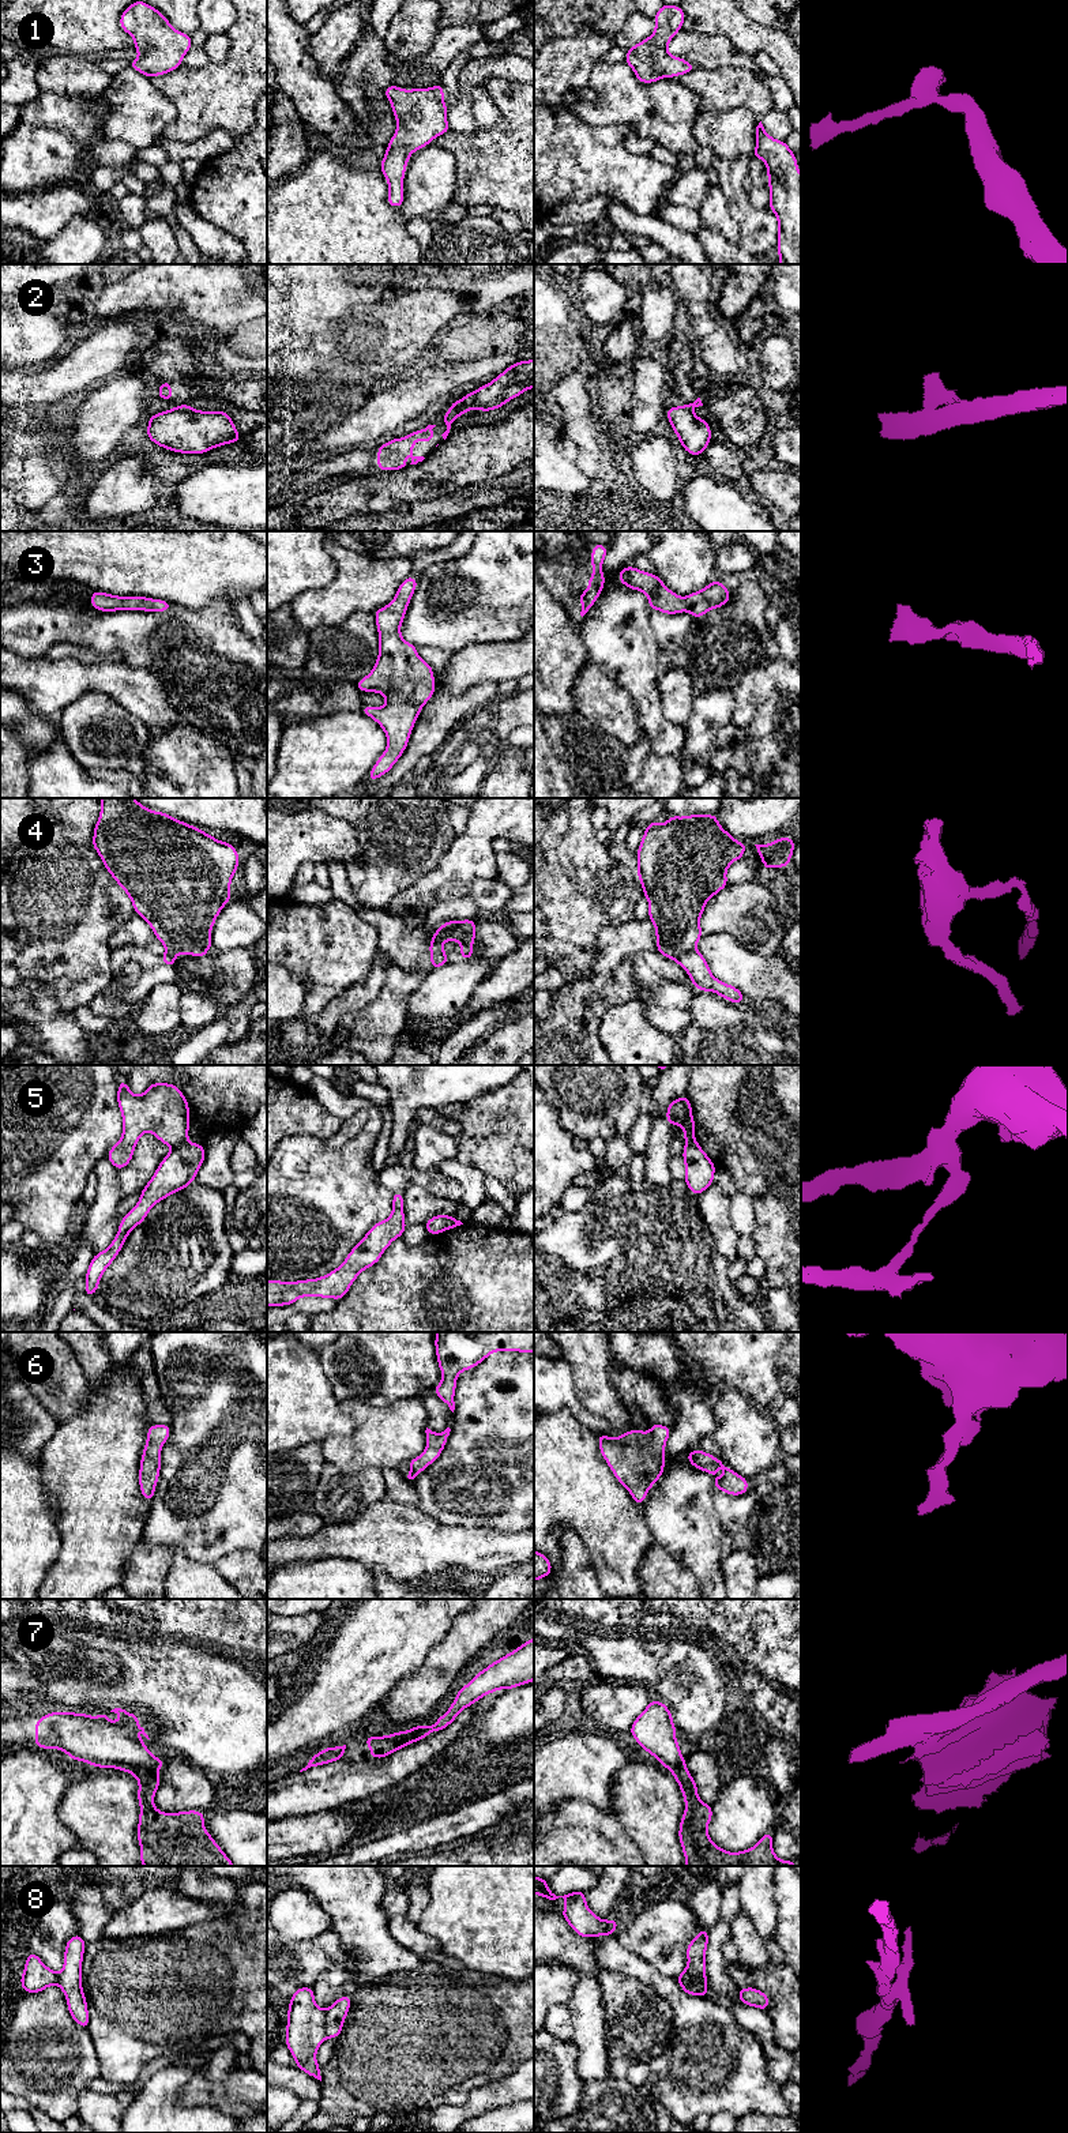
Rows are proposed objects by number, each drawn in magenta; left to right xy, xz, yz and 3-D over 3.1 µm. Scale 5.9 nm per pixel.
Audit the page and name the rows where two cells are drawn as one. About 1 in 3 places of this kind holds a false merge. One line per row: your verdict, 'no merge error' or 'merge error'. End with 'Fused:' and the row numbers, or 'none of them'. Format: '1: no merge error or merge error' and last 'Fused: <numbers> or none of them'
1: no merge error
2: merge error
3: no merge error
4: merge error
5: merge error
6: no merge error
7: merge error
8: merge error
Fused: 2, 4, 5, 7, 8

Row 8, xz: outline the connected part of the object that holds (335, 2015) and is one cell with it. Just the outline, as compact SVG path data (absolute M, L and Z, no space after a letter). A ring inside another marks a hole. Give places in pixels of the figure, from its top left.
M345 1995L336 1998L330 2008L324 2009L326 2010L324 2031L327 2038L336 2039L339 2036L339 2034L342 2032L345 2019L349 2013L350 2004L351 1997Z

